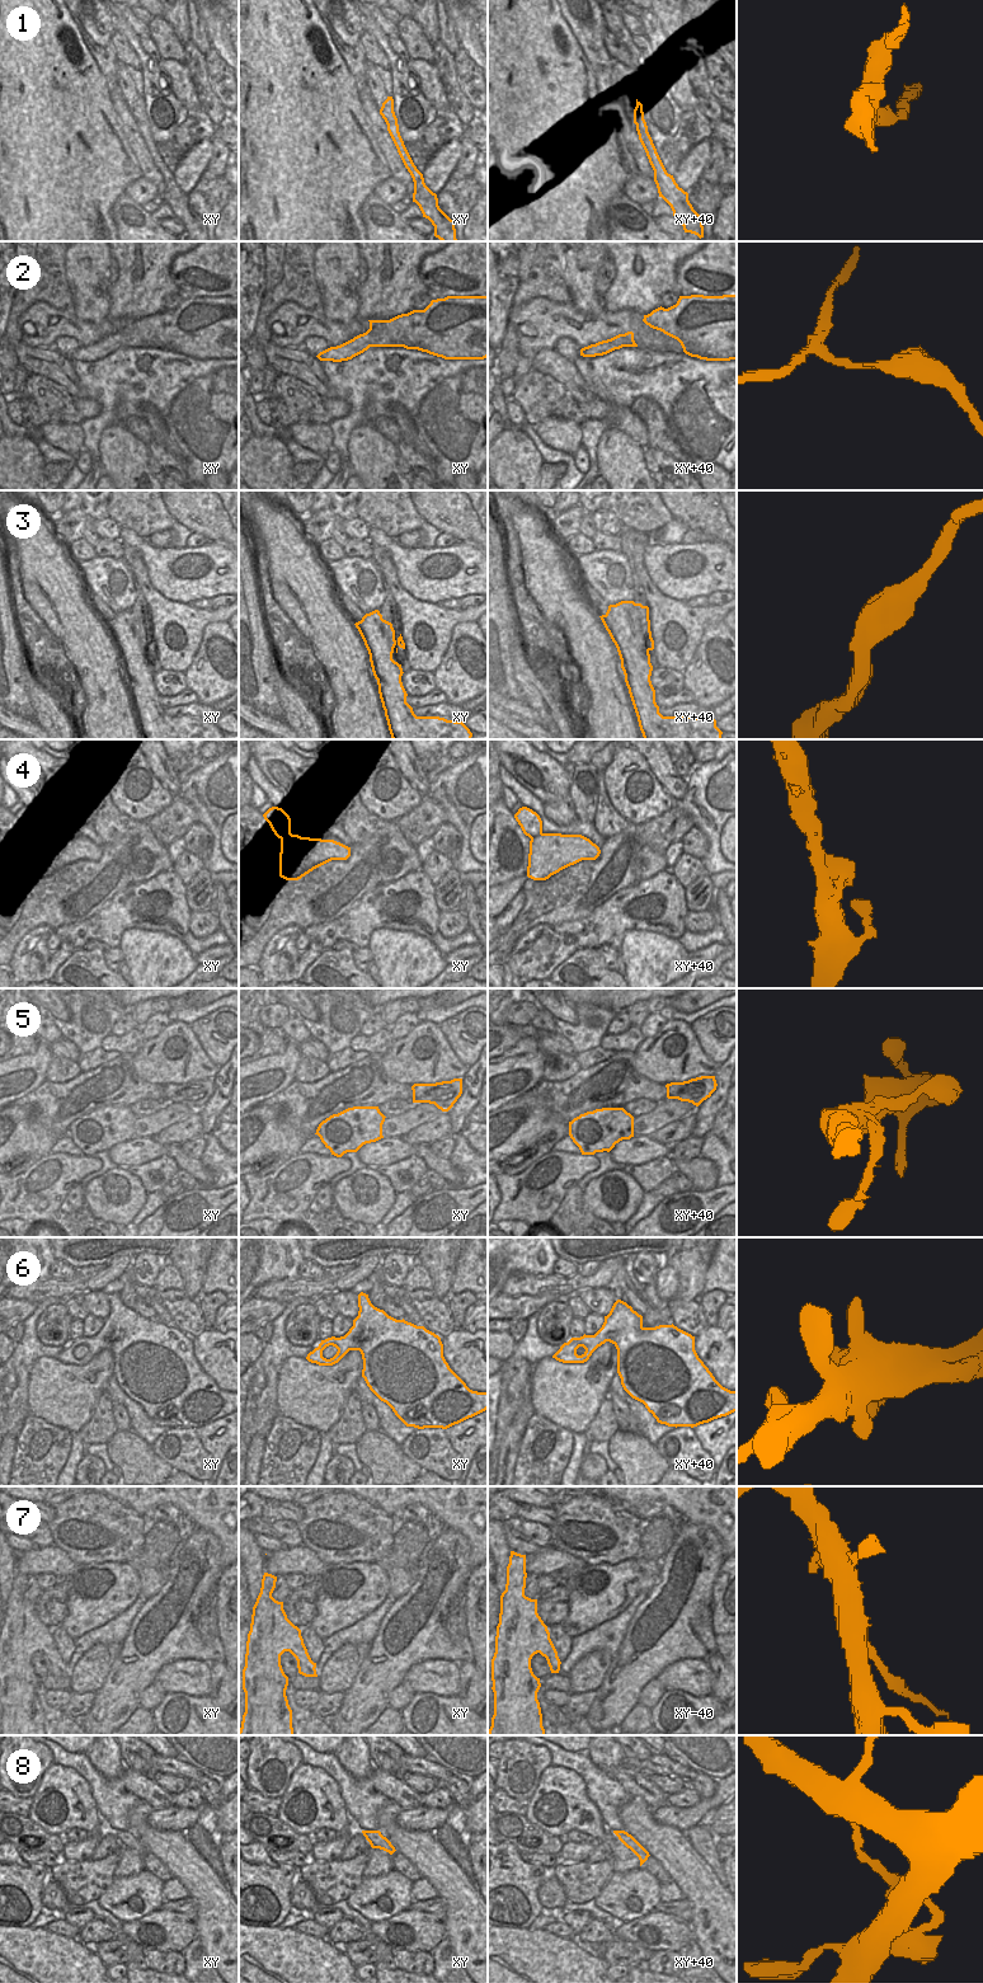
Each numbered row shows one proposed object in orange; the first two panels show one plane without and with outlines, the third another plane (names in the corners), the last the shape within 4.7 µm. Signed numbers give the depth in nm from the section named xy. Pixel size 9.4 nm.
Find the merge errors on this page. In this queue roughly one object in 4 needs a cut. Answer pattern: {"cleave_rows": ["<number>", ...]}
{"cleave_rows": ["7"]}

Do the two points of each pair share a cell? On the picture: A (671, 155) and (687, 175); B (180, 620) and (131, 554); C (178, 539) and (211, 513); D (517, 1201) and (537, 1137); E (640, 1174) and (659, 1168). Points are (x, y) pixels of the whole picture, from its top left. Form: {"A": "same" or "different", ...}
{"A": "different", "B": "same", "C": "different", "D": "different", "E": "same"}

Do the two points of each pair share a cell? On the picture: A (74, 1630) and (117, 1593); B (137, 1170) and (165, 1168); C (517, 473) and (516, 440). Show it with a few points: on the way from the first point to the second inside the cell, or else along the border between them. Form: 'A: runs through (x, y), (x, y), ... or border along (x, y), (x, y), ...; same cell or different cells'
A: runs through (84, 1620), (107, 1597); same cell
B: runs through (144, 1170), (159, 1168); same cell
C: runs through (516, 465), (516, 447); same cell

